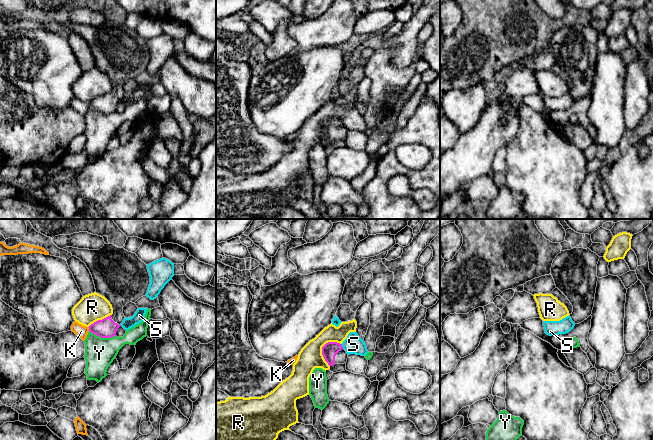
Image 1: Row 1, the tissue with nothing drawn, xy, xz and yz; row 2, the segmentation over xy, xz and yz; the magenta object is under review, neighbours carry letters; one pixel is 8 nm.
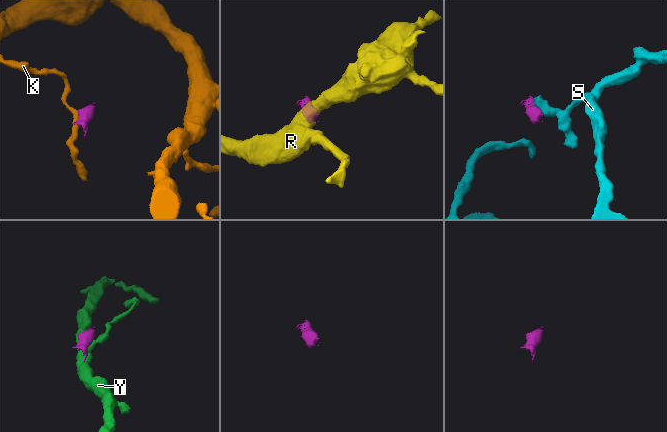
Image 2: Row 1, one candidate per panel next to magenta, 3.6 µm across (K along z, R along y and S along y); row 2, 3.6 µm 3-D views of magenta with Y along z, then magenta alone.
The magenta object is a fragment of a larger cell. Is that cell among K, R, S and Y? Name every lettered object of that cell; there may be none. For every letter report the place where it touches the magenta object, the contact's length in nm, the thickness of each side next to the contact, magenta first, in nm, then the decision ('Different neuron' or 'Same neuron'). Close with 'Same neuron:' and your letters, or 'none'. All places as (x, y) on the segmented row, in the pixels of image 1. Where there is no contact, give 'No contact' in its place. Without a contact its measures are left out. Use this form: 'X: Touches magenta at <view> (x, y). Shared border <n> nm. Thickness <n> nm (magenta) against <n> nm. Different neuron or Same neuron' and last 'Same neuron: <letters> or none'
K: Touches magenta at xy (89, 329). Shared border 40 nm. Thickness 160 nm (magenta) against 100 nm. Different neuron
R: Touches magenta at xz (322, 348). Shared border 220 nm. Thickness 120 nm (magenta) against 190 nm. Different neuron
S: Touches magenta at xz (341, 346). Shared border 40 nm. Thickness 120 nm (magenta) against 160 nm. Different neuron
Y: Touches magenta at xy (102, 337). Shared border 220 nm. Thickness 160 nm (magenta) against 240 nm. Different neuron
Same neuron: none

